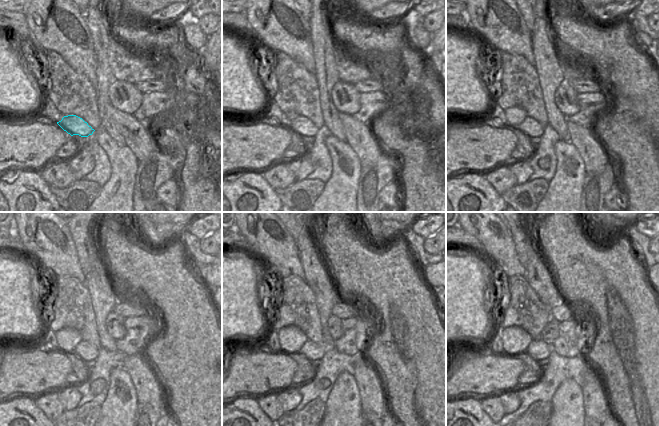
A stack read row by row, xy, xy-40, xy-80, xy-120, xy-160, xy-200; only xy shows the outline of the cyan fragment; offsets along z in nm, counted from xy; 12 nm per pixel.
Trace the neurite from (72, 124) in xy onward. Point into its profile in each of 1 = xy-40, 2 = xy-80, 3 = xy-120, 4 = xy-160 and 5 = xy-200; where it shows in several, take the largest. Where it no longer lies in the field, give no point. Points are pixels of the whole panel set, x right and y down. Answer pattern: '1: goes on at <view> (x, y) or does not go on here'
1: goes on at xy-40 (301, 126)
2: goes on at xy-80 (529, 127)
3: goes on at xy-120 (84, 351)
4: goes on at xy-160 (310, 351)
5: goes on at xy-200 (537, 350)

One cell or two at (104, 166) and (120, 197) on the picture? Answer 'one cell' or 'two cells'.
two cells

